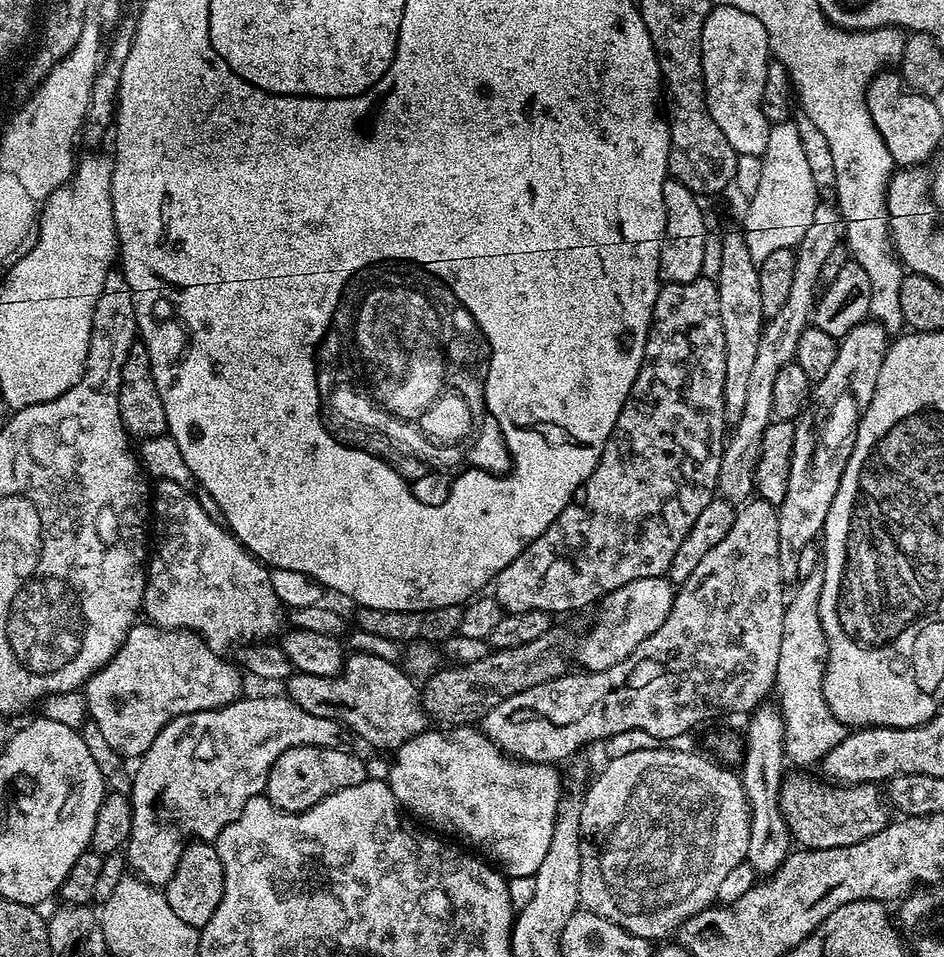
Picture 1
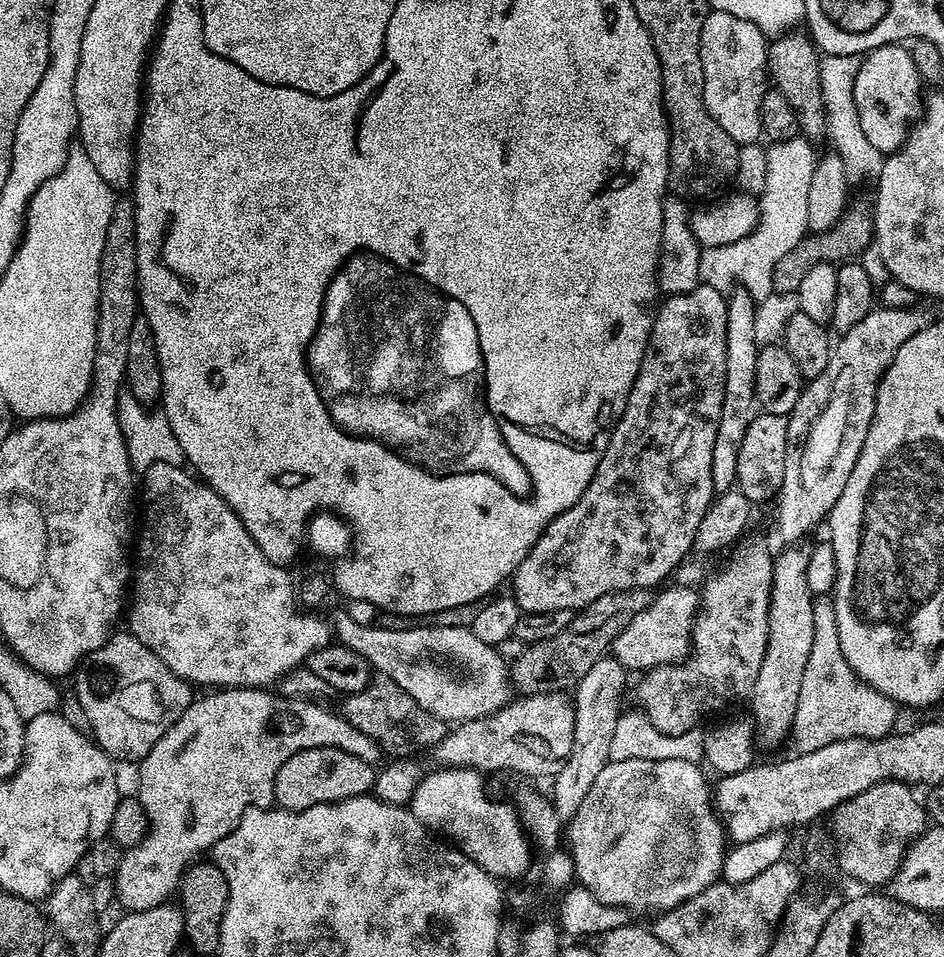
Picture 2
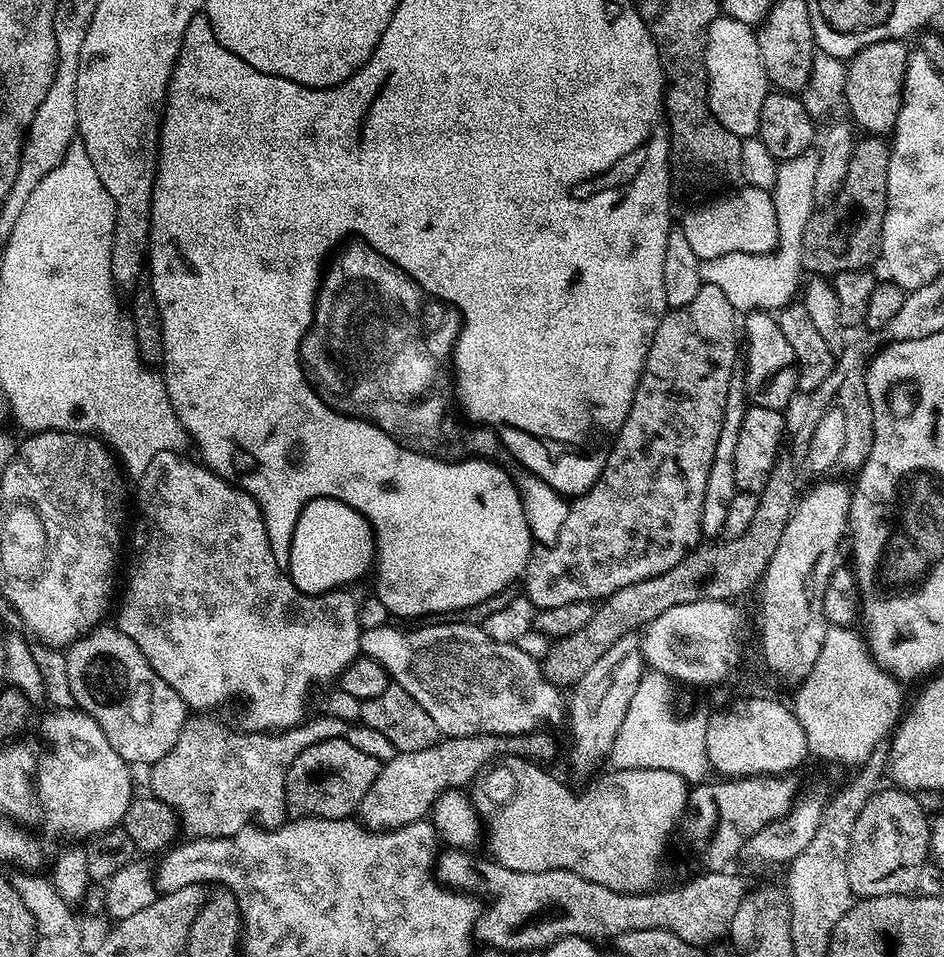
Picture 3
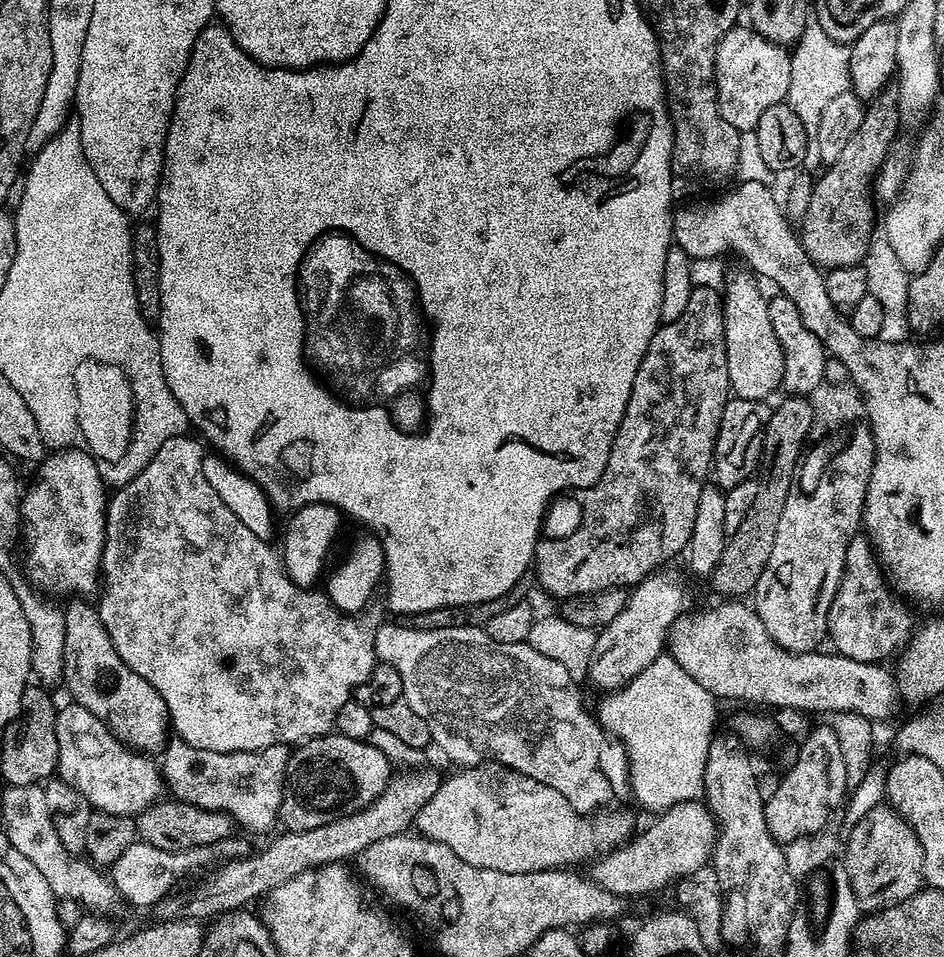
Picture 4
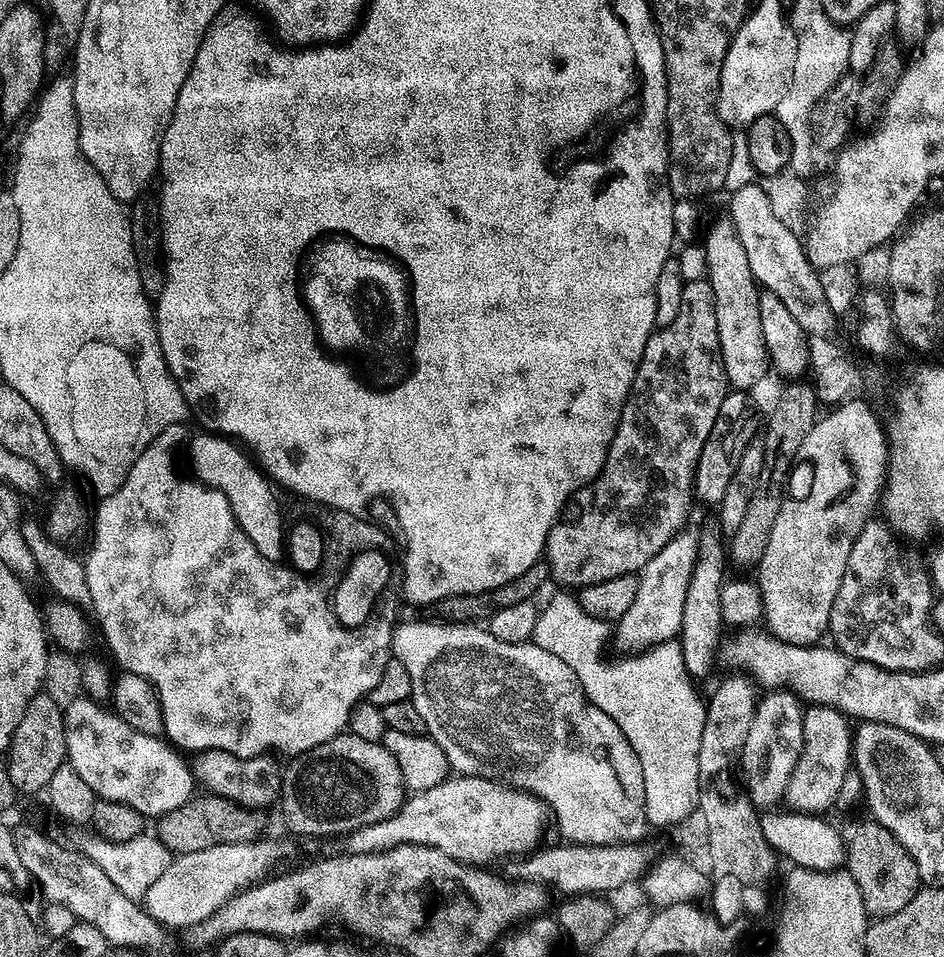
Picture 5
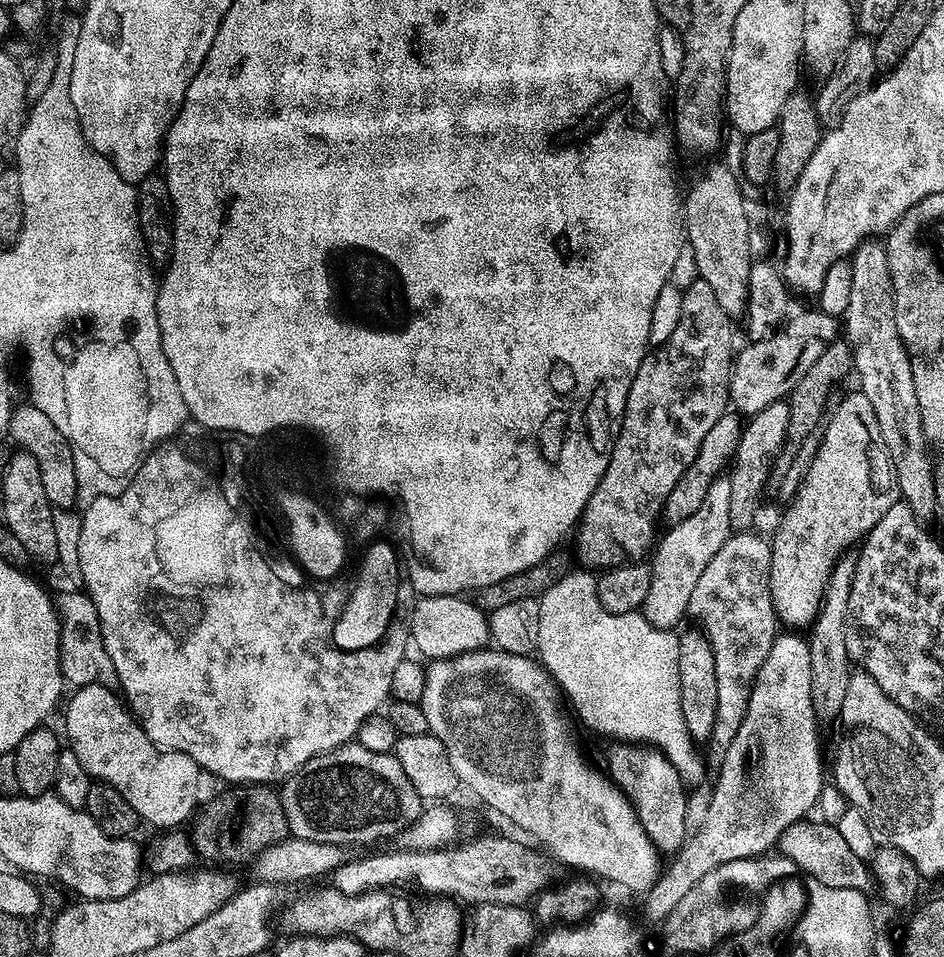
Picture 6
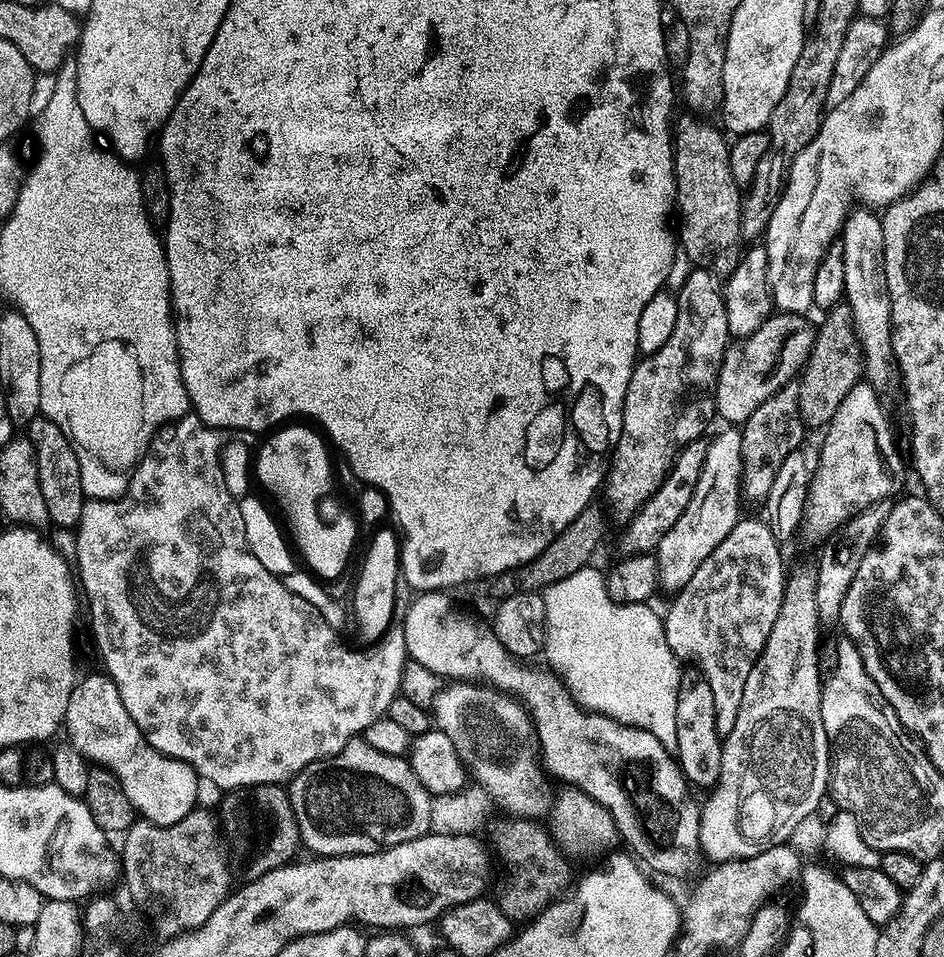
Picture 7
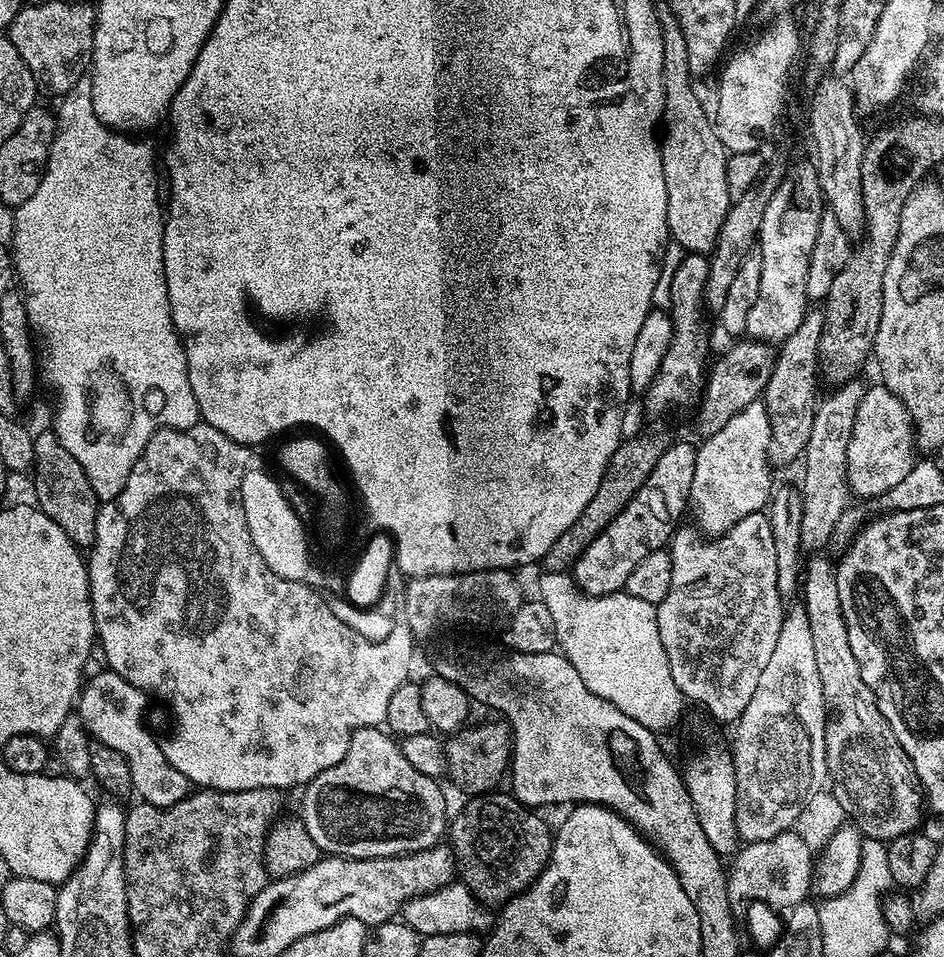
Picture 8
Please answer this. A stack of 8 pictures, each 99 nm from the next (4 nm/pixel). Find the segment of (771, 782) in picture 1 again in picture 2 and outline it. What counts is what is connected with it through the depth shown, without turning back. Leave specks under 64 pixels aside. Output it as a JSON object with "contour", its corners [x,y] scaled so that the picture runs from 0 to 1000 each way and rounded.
{"contour":[[[835,571],[827,581],[821,582],[818,590],[818,624],[814,643],[814,670],[811,688],[807,688],[807,700],[803,700],[803,713],[799,713],[794,735],[800,768],[804,776],[822,777],[829,769],[834,770],[839,763],[841,742],[845,742],[845,721],[850,721],[850,704],[858,688],[858,675],[862,675],[862,618],[856,611],[856,577],[852,571]]]}

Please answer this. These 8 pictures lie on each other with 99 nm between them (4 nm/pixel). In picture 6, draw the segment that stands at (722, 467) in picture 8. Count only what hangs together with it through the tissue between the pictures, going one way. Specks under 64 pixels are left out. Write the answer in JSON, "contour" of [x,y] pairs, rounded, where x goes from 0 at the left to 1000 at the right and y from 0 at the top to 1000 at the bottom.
{"contour":[[[764,495],[752,508],[744,529],[731,537],[722,545],[711,549],[708,557],[698,561],[694,569],[695,582],[689,585],[691,603],[689,604],[689,619],[684,621],[684,629],[681,633],[682,645],[693,655],[702,658],[712,658],[717,654],[720,646],[725,646],[729,636],[731,621],[735,617],[739,604],[744,604],[744,596],[765,575],[771,561],[776,559],[773,550],[773,504],[770,496]]]}

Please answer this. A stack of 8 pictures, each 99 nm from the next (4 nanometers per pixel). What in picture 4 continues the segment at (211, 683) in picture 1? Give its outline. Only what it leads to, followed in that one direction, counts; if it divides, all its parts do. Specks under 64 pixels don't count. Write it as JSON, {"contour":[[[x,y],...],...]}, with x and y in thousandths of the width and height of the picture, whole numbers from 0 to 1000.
{"contour":[[[87,625],[74,627],[74,631],[69,632],[69,667],[68,667],[68,688],[66,711],[75,725],[73,727],[79,735],[87,737],[89,741],[95,742],[101,749],[113,758],[123,772],[129,774],[135,780],[143,782],[155,788],[164,787],[163,784],[171,785],[177,776],[180,767],[180,753],[175,731],[153,708],[138,700],[128,690],[128,685],[121,679],[117,665],[112,656],[108,654],[105,636],[97,630],[93,631]]]}

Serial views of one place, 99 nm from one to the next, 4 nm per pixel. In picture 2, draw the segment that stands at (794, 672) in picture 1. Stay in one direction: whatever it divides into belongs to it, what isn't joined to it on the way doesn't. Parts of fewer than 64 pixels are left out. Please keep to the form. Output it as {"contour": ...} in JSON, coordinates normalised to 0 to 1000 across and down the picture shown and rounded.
{"contour":[[[865,622],[860,632],[862,675],[858,675],[858,688],[850,704],[850,721],[845,721],[845,742],[841,742],[838,772],[843,772],[847,786],[857,786],[879,780],[879,775],[898,773],[901,769],[929,773],[931,769],[942,768],[950,760],[949,732],[915,714],[896,692],[892,671],[888,671],[888,654],[880,626],[876,622]]]}

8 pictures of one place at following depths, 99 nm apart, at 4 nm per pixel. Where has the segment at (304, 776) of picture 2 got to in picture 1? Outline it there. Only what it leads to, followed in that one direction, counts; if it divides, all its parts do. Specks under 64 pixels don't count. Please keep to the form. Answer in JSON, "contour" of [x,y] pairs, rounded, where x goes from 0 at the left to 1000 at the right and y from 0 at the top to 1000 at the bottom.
{"contour":[[[316,780],[305,782],[290,796],[284,810],[282,831],[291,844],[300,848],[322,848],[328,842],[341,838],[350,830],[367,821],[379,821],[391,814],[392,807],[373,786],[364,786],[363,781],[338,782],[337,780]]]}

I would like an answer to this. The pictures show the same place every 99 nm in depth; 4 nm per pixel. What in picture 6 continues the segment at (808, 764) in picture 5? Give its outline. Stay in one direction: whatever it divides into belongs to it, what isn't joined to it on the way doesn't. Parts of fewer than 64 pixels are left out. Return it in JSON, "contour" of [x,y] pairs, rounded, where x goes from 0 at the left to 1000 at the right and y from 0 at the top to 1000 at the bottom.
{"contour":[[[899,575],[893,577],[886,585],[877,607],[873,612],[873,624],[869,629],[869,636],[864,649],[855,657],[854,668],[858,679],[858,708],[860,710],[860,737],[865,749],[882,749],[890,740],[890,730],[898,716],[900,705],[900,691],[896,679],[896,633],[900,627],[900,612],[907,595],[908,578]]]}

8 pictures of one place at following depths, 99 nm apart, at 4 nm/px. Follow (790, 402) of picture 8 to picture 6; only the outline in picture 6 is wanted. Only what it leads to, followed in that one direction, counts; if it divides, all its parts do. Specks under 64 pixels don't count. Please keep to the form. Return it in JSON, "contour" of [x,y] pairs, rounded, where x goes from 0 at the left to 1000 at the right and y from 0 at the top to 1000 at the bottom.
{"contour":[[[827,417],[797,434],[785,446],[784,461],[770,494],[773,504],[773,550],[776,557],[791,556],[798,551],[801,534],[805,531],[805,521],[809,518],[809,509],[813,508],[814,501],[819,501],[822,480],[832,471],[836,441],[837,428]]]}

